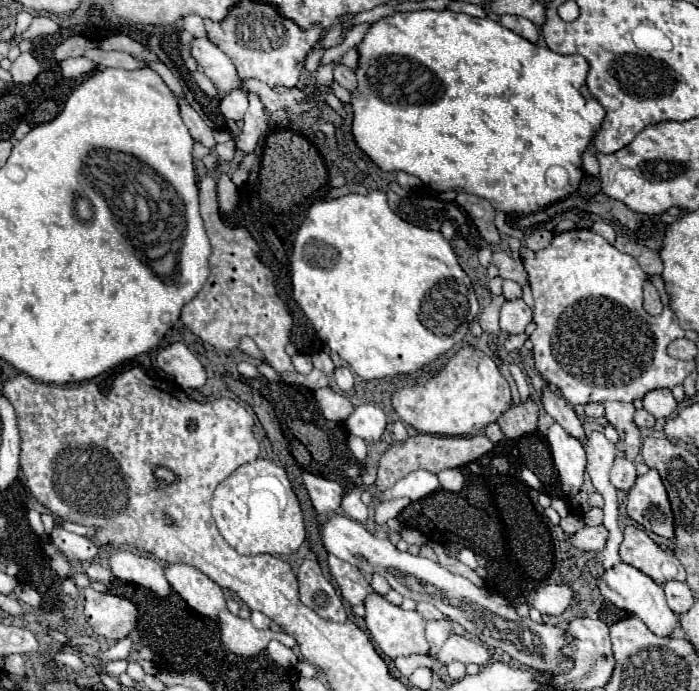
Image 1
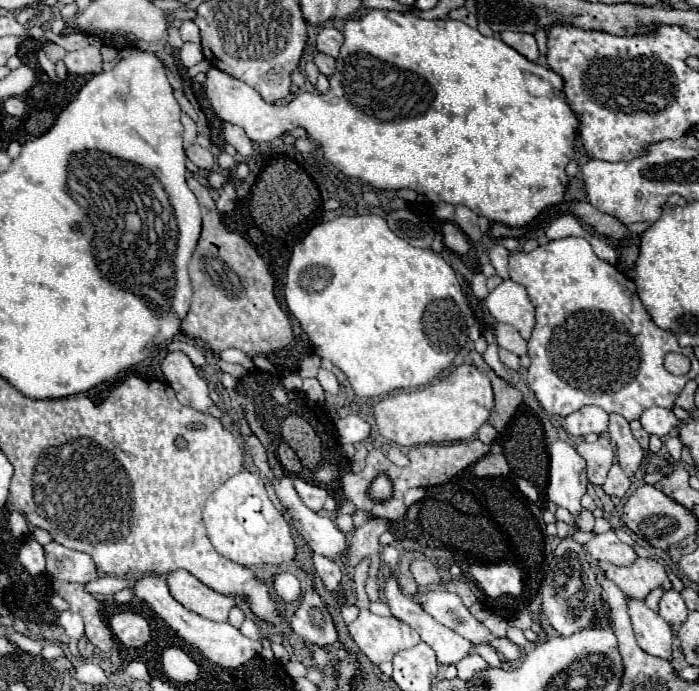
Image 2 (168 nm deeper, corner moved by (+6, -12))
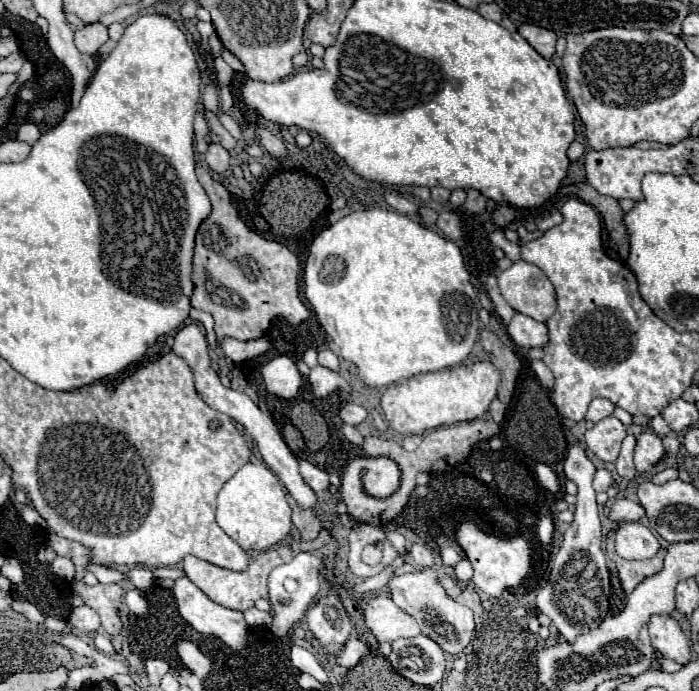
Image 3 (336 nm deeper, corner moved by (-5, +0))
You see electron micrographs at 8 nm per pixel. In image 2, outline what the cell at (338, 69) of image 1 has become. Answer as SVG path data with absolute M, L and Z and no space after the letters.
M320 52L314 54L314 64L318 66L318 70L320 70L326 78L332 76L332 72L336 70L336 60L330 58L330 56L324 56L324 54L320 54Z

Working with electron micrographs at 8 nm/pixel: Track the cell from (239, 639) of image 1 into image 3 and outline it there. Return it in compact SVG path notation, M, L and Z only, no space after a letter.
M181 578L175 582L175 600L177 600L177 608L179 614L201 634L207 636L217 636L221 638L231 650L241 650L247 644L247 622L243 618L243 614L239 610L231 610L225 606L215 604L213 600L209 600L189 578Z

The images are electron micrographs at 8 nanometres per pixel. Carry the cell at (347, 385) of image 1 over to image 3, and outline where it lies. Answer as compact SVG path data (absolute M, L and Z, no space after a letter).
M329 348L319 350L319 364L325 366L325 368L329 368L329 370L335 370L335 372L339 370L339 358Z

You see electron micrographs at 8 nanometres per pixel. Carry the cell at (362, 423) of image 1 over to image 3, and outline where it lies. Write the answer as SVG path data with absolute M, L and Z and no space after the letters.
M347 402L339 410L339 418L351 426L359 426L363 420L367 420L367 410L355 402Z

